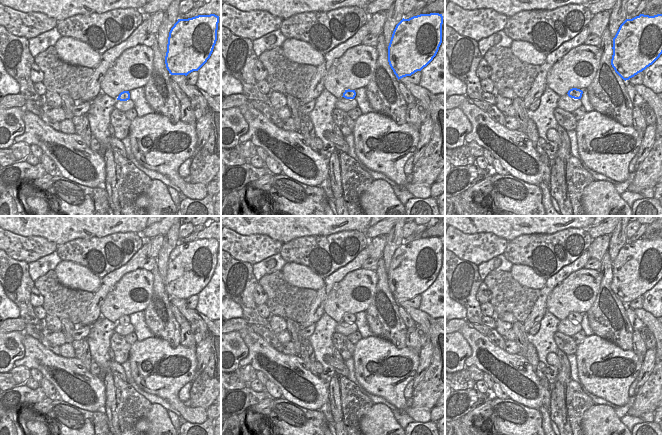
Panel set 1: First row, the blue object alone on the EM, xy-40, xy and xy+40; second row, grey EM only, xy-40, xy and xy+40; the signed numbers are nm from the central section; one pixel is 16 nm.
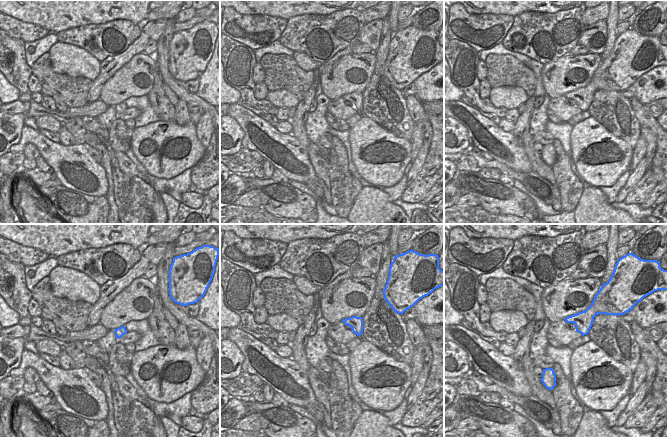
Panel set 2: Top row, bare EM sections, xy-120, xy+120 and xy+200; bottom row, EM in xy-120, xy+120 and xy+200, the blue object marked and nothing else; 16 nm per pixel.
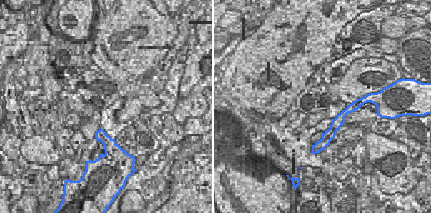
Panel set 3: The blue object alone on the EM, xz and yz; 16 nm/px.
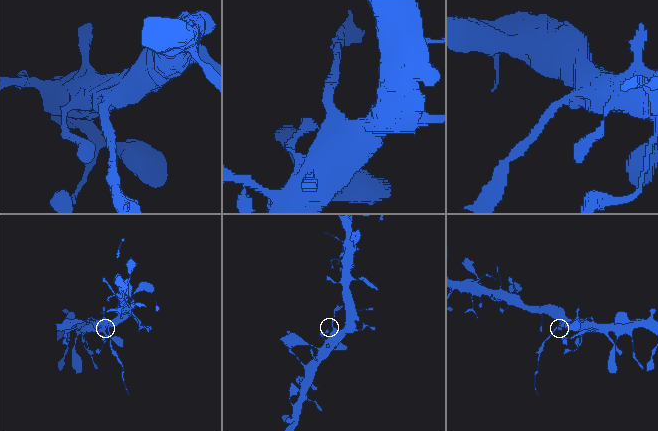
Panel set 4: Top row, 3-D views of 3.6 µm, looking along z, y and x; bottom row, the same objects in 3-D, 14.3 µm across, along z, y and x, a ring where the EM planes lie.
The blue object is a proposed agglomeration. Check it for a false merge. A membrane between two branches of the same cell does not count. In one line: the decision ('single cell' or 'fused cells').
fused cells

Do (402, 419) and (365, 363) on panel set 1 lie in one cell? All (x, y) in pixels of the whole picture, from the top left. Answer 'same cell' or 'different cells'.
different cells

